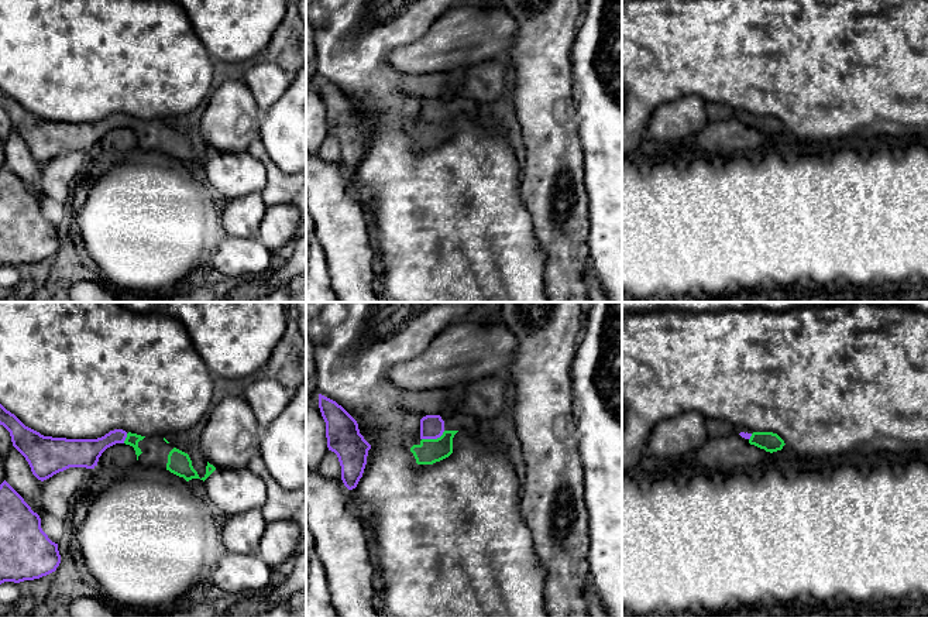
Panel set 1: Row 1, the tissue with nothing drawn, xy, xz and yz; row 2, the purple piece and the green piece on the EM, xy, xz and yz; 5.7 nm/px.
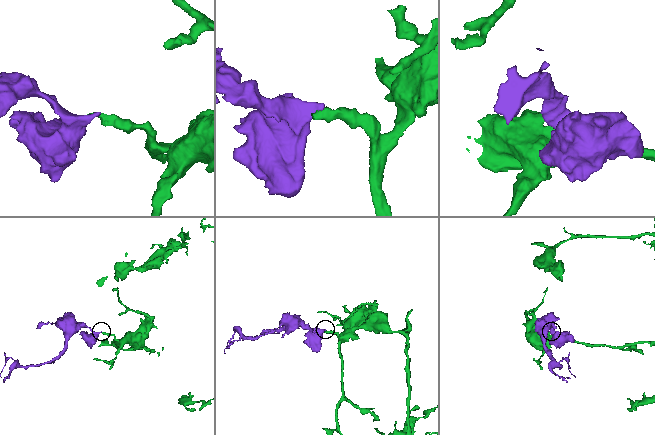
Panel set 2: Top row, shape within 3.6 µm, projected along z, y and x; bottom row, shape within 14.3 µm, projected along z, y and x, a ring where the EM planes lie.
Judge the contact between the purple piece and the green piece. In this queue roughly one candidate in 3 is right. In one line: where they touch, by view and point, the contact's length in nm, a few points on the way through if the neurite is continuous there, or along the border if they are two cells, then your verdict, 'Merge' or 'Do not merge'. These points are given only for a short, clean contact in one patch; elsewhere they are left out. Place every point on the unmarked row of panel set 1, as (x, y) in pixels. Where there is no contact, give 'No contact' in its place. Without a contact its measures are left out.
Touches purple at xz (433, 122). Shared border 140 nm. Path across: xz (432, 110), (433, 122), (433, 132), (430, 134). Merge

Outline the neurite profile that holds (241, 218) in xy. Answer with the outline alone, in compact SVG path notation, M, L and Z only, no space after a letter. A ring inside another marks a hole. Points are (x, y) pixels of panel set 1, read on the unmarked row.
M261 193L228 200L221 212L221 224L227 237L257 239L267 208Z

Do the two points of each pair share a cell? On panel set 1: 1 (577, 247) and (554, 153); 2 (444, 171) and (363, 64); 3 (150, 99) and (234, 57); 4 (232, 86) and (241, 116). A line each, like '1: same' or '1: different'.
1: same
2: same
3: different
4: same

